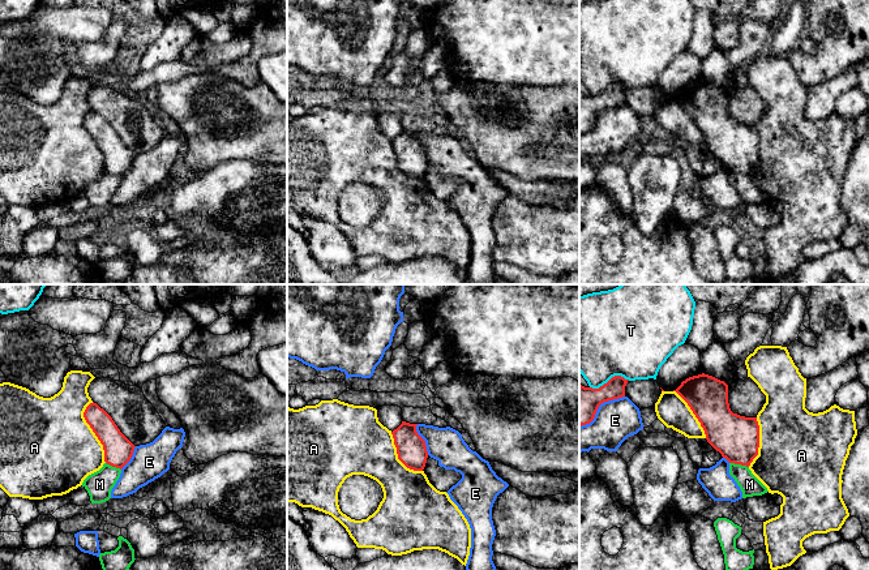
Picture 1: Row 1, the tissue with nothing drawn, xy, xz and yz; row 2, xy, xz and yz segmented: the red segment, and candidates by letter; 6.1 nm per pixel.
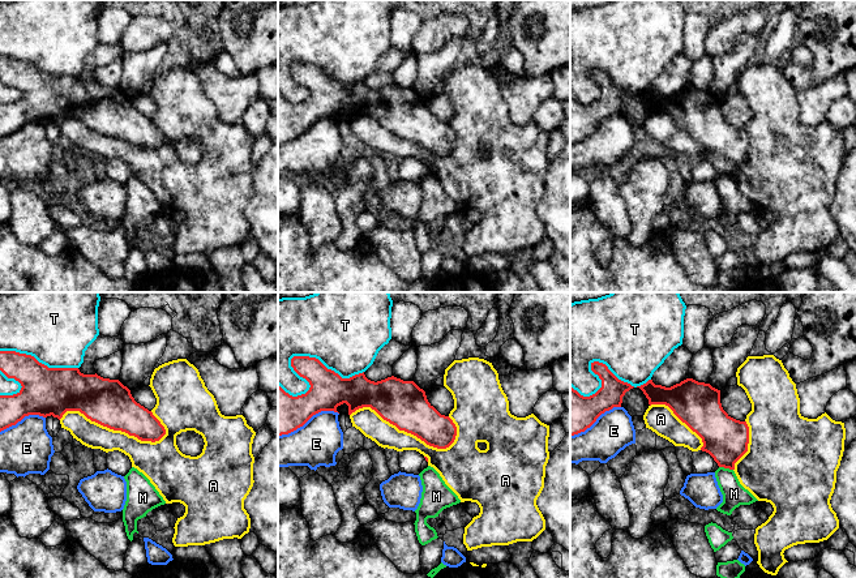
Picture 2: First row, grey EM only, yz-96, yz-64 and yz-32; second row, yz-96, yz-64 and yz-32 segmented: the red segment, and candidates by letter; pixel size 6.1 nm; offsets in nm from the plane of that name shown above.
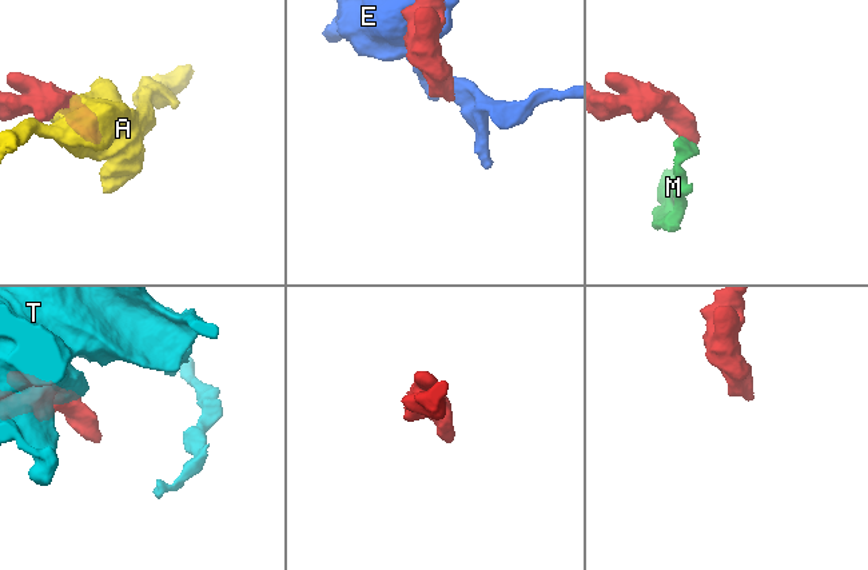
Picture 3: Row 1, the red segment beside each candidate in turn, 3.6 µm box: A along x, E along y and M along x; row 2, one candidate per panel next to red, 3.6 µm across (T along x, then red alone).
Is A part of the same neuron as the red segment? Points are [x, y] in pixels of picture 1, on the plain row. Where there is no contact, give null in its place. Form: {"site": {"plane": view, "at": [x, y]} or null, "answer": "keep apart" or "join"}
{"site": {"plane": "xy", "at": [93, 138]}, "answer": "keep apart"}

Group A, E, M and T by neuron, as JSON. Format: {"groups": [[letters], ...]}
{"groups": [["A"], ["E"], ["M"], ["T"]]}

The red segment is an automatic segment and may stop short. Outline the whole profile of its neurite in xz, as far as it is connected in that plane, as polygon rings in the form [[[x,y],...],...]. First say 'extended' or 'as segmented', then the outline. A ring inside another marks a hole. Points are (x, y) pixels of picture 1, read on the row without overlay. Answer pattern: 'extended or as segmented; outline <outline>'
as segmented; outline [[[402,129],[391,142],[398,167],[410,177],[423,179],[427,171],[428,159],[425,149],[416,140],[416,133],[418,132]]]

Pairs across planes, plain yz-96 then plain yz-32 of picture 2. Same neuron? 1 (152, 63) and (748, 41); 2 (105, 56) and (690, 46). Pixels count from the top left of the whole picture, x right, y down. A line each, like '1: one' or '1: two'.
1: one
2: two

